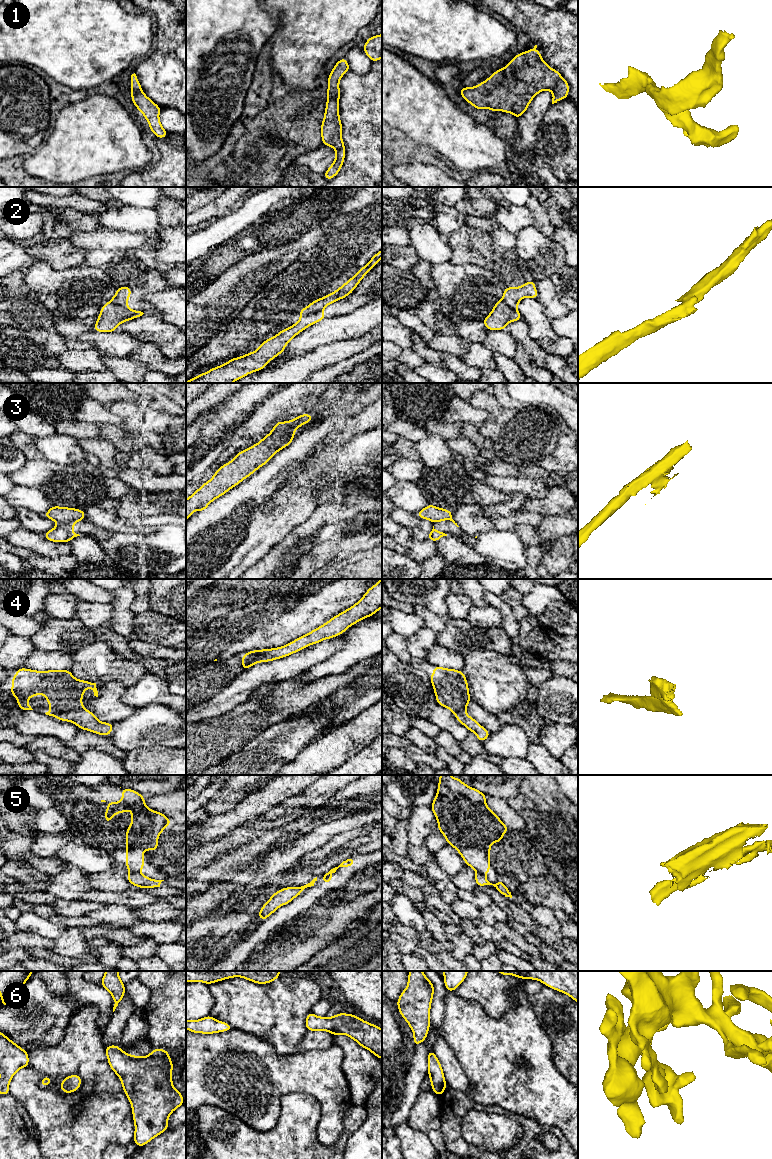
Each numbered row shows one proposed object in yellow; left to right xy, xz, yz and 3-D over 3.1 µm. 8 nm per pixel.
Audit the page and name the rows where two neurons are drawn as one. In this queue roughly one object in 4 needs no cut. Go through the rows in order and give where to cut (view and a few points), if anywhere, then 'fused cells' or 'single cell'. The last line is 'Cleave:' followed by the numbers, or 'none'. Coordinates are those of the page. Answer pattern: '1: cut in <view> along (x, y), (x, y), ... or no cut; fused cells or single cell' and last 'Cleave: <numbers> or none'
1: no cut; single cell
2: cut in xz along (322, 309), (309, 313), (300, 319); fused cells
3: cut in xz along (299, 424), (287, 429), (285, 443), (278, 446), (263, 464); fused cells
4: cut in xy along (83, 707), (61, 712), (54, 716); fused cells
5: cut in xy along (131, 871), (138, 872); fused cells
6: no cut; single cell
Cleave: 2, 3, 4, 5

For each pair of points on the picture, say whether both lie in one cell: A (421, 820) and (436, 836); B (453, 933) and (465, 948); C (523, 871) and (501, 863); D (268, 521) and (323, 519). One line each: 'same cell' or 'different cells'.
A: different cells
B: same cell
C: same cell
D: different cells

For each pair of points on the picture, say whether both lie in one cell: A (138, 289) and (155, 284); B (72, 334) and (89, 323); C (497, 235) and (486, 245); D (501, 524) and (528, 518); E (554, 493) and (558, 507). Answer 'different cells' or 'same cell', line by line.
A: same cell
B: same cell
C: different cells
D: same cell
E: same cell

